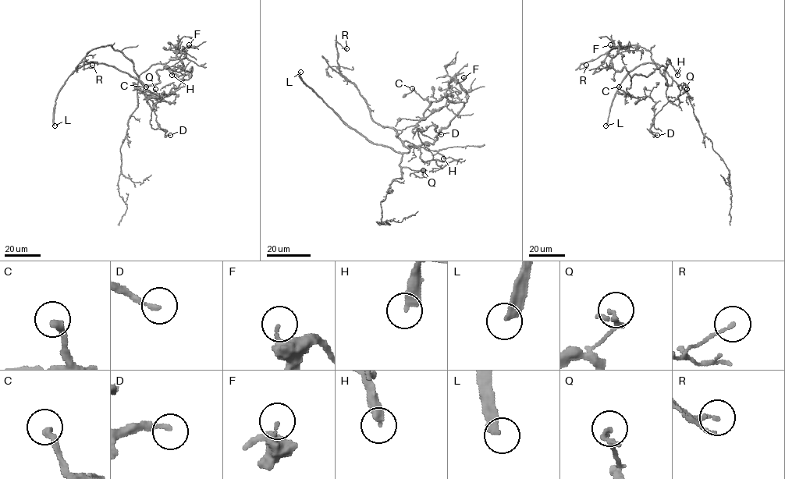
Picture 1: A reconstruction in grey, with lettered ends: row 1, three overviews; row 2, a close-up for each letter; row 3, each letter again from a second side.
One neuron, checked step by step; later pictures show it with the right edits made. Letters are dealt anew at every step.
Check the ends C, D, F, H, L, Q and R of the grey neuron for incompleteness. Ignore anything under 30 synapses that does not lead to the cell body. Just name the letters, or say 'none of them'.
C, L

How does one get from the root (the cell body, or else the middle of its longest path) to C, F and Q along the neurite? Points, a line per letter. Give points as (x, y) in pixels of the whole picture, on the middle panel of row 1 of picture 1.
C: (418, 145), (433, 143), (463, 103), (451, 102), (444, 97), (428, 101), (412, 88)
F: (418, 145), (433, 143), (467, 101), (467, 93), (452, 78), (454, 74), (460, 82), (463, 77)
Q: (418, 145), (402, 154), (399, 164), (412, 170), (423, 170)

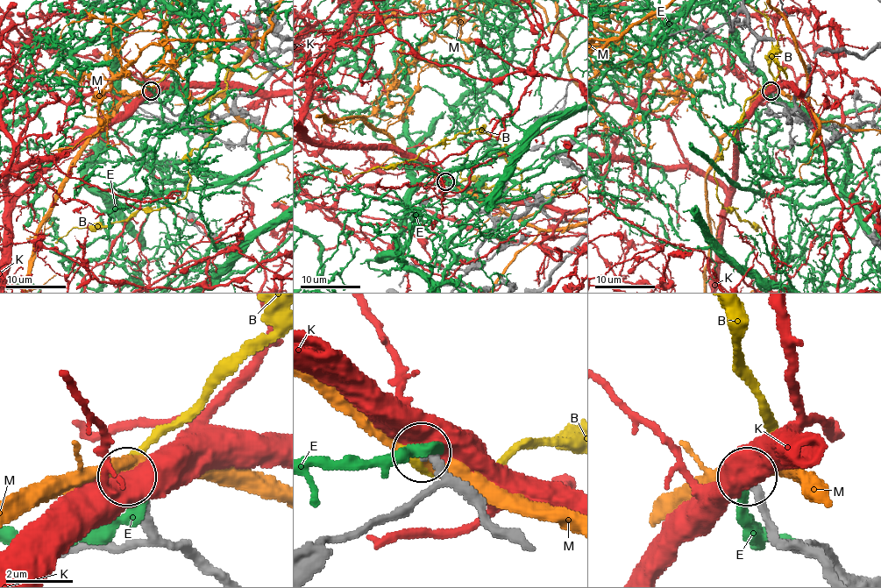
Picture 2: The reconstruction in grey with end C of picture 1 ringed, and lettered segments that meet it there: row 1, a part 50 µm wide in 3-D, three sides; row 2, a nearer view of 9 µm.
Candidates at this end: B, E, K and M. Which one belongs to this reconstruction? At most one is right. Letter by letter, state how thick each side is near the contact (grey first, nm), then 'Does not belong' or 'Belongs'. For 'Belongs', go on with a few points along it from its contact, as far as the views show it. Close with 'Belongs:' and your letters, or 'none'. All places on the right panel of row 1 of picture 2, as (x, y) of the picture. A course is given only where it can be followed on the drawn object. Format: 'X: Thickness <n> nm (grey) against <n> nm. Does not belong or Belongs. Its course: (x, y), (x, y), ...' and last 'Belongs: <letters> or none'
B: Thickness 300 nm (grey) against 280 nm. Does not belong
E: Thickness 320 nm (grey) against 340 nm. Does not belong
K: Thickness 320 nm (grey) against 600 nm. Does not belong
M: Thickness 300 nm (grey) against 440 nm. Does not belong
Belongs: none

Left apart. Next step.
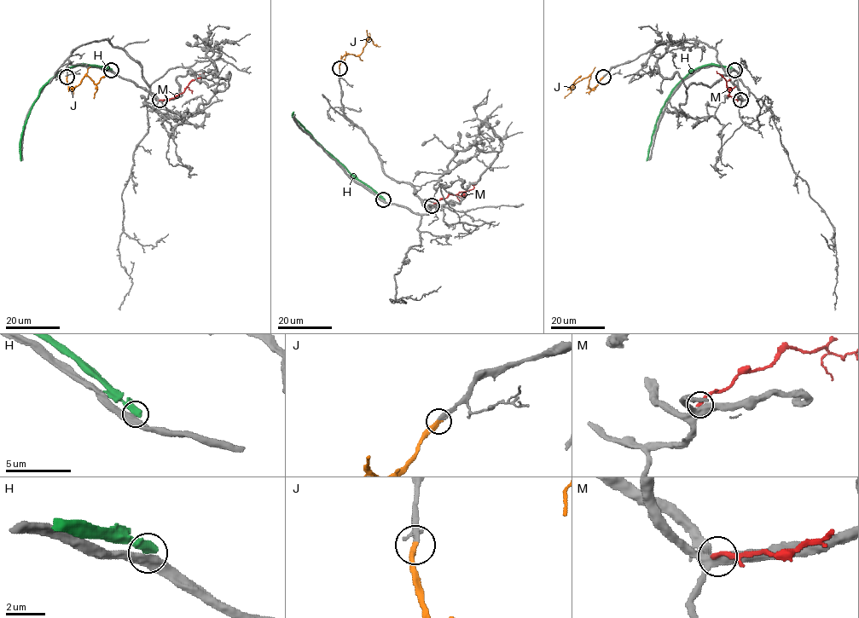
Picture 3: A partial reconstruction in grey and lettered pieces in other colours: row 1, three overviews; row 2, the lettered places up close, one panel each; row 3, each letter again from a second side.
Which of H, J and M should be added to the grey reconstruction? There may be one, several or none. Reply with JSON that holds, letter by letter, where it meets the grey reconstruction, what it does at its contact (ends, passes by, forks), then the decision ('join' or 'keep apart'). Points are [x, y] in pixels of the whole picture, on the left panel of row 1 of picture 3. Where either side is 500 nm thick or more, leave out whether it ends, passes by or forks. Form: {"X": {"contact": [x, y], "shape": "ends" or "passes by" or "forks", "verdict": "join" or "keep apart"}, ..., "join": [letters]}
{"H": {"contact": [111, 70], "verdict": "keep apart"}, "J": {"contact": [66, 77], "shape": "ends", "verdict": "join"}, "M": {"contact": [159, 100], "shape": "ends", "verdict": "keep apart"}, "join": ["J"]}

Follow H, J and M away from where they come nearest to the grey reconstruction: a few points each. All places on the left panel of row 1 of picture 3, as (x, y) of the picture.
H: (111, 70), (72, 65), (61, 69), (43, 88), (25, 122), (20, 142), (21, 160)
J: (66, 77), (66, 83), (71, 88), (78, 86), (88, 76), (97, 87), (94, 98)
M: (159, 100), (178, 95), (191, 81), (204, 73), (202, 71)

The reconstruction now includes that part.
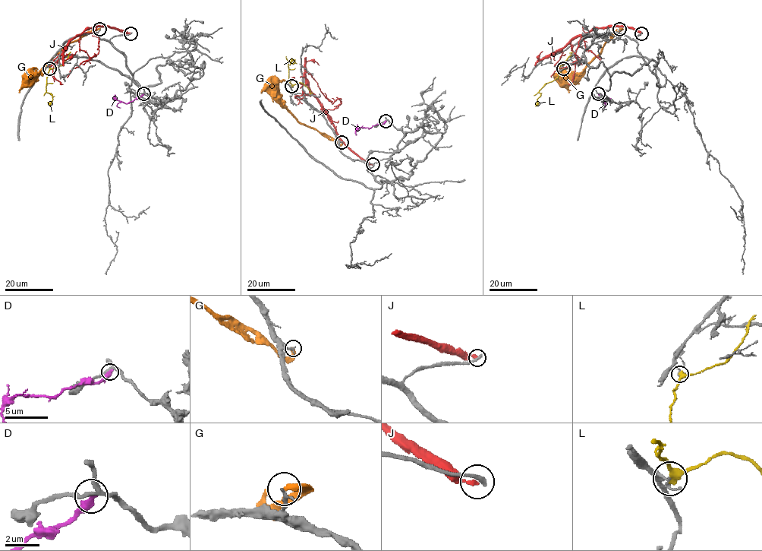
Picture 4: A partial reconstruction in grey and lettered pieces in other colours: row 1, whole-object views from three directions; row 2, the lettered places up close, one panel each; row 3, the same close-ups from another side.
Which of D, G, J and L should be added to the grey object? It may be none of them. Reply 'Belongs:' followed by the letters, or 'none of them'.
Belongs: none of them

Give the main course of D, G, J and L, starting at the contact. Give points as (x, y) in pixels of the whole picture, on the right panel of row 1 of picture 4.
D: (598, 93), (605, 103), (605, 100), (612, 99)
G: (619, 29), (621, 29), (572, 80), (568, 87), (568, 92)
J: (641, 33), (623, 26), (603, 26), (586, 32), (576, 53), (580, 58), (557, 68), (551, 77)
L: (563, 68), (556, 77), (547, 83), (539, 92), (540, 95), (537, 102), (543, 102)

